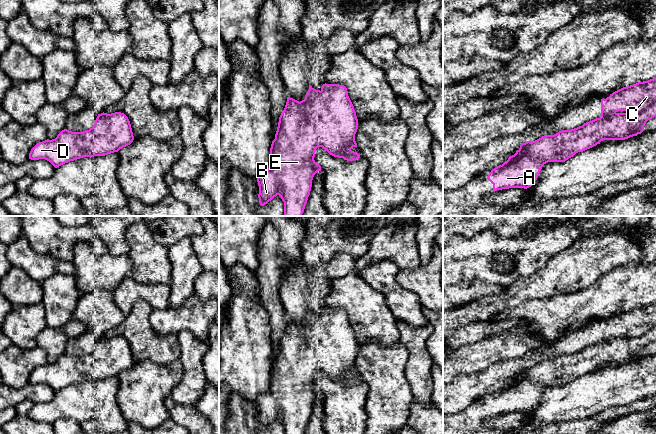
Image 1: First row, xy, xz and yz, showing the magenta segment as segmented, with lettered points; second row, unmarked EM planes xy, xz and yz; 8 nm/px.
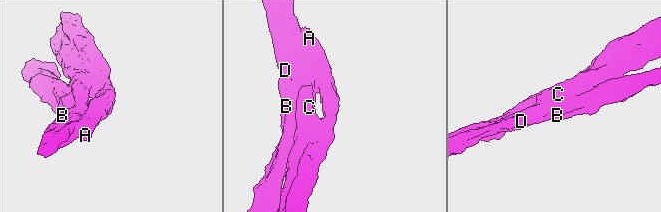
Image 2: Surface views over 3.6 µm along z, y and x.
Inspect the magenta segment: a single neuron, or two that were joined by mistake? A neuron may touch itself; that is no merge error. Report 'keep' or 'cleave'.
cleave

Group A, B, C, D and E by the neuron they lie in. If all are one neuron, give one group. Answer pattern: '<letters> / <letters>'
A C / B D E

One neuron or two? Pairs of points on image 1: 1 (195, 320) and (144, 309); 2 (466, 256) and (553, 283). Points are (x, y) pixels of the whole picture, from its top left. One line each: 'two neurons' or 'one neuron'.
1: two neurons
2: two neurons

